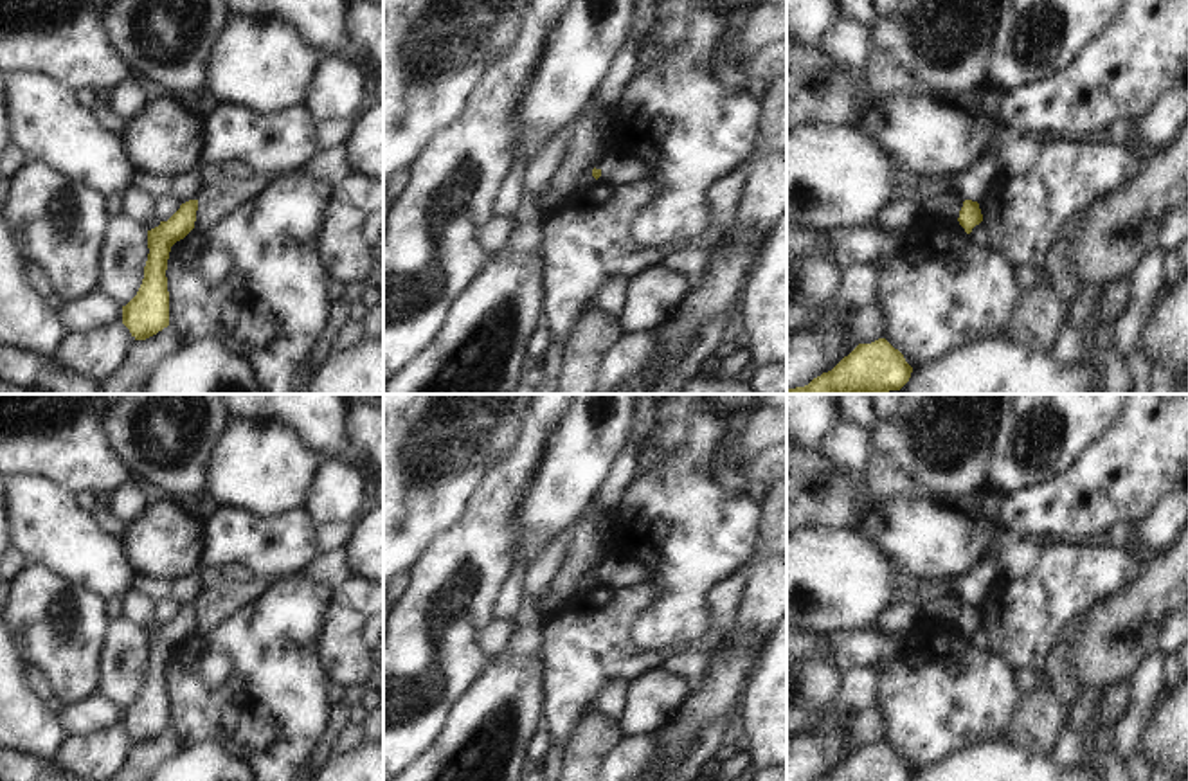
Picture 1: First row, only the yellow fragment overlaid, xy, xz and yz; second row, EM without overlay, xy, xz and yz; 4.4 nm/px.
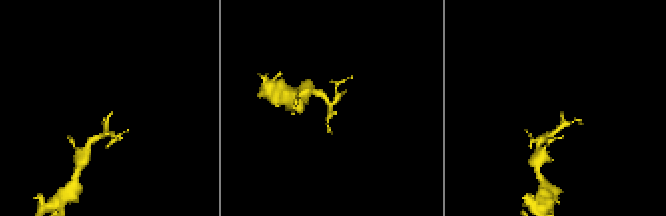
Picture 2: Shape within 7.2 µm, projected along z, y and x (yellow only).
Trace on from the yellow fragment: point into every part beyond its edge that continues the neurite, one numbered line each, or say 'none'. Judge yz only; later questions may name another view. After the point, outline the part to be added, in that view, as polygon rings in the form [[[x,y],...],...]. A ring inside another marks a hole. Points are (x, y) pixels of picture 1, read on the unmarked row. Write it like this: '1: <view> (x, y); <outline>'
none

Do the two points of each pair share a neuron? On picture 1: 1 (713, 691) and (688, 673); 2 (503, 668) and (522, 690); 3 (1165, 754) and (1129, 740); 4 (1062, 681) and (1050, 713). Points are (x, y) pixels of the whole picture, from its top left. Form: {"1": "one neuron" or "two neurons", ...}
{"1": "two neurons", "2": "one neuron", "3": "two neurons", "4": "two neurons"}

